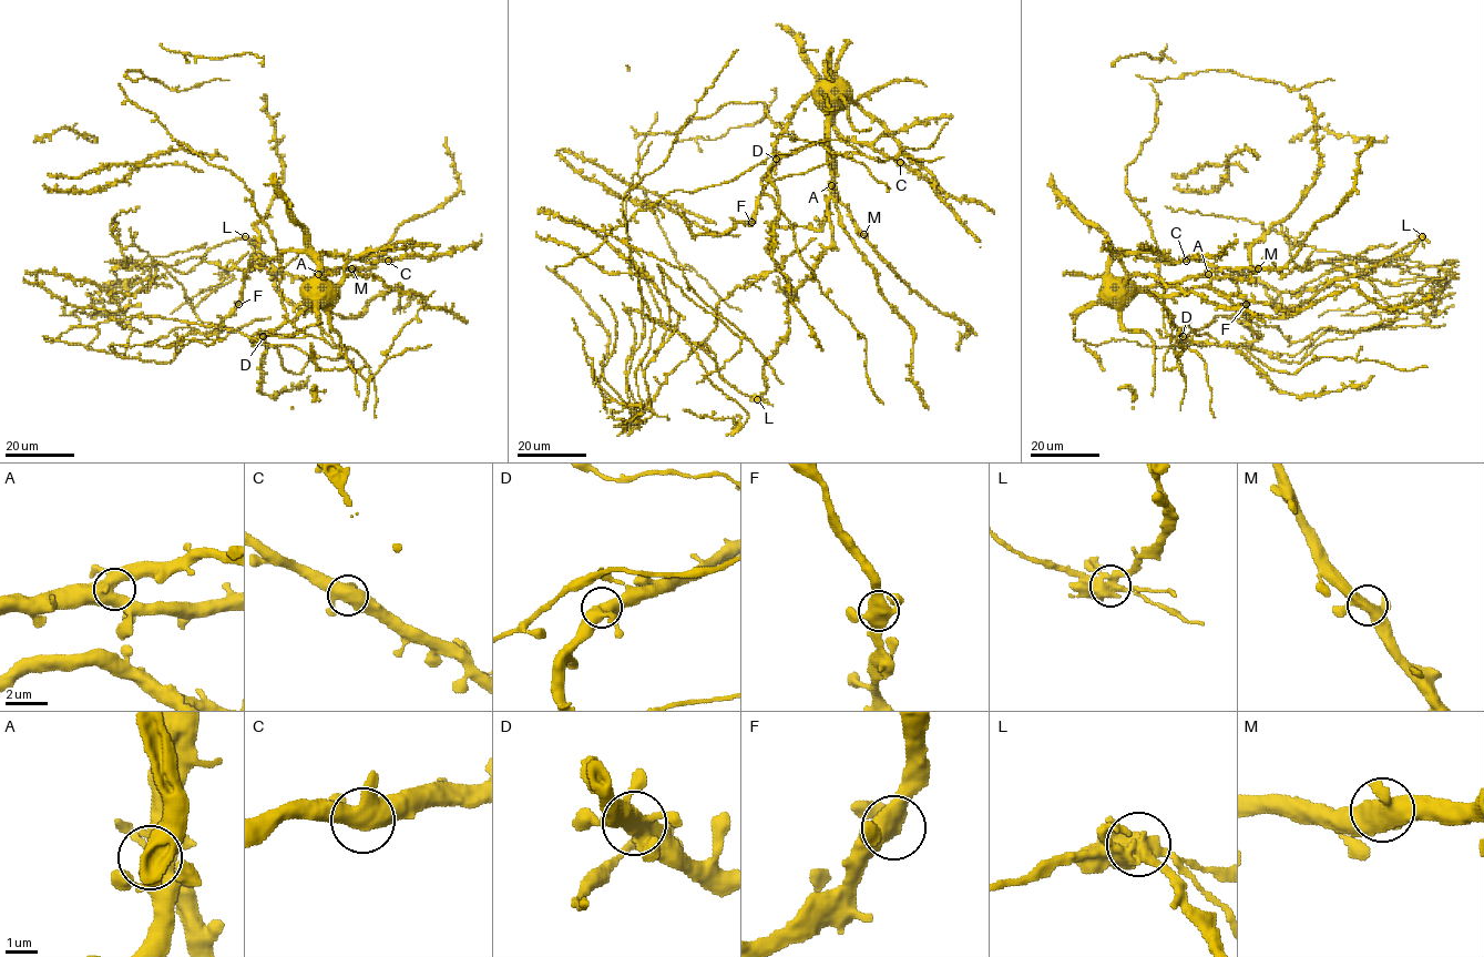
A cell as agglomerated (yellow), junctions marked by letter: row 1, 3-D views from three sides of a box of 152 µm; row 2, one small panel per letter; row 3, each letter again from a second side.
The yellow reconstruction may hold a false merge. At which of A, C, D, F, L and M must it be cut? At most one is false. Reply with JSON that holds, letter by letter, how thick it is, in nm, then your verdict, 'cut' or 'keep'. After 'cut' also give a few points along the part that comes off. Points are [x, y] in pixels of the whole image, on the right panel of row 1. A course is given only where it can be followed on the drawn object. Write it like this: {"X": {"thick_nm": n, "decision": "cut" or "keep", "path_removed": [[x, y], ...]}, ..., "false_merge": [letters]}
{"A": {"thick_nm": 480, "decision": "keep"}, "C": {"thick_nm": 500, "decision": "keep"}, "D": {"thick_nm": 480, "decision": "keep"}, "F": {"thick_nm": 500, "decision": "keep"}, "L": {"thick_nm": 550, "decision": "cut", "path_removed": [[1422, 237], [1370, 273], [1357, 267], [1393, 323], [1299, 363], [1269, 356], [1327, 332], [1429, 319], [1341, 315]]}, "M": {"thick_nm": 480, "decision": "keep"}, "false_merge": ["L"]}

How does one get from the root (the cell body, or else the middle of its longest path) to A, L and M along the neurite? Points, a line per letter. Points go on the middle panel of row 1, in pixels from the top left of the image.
A: (829, 83), (832, 89), (828, 126), (828, 146), (833, 162), (831, 185)
L: (829, 83), (819, 105), (833, 182), (831, 244), (790, 298), (788, 332), (765, 363), (757, 398)
M: (829, 83), (832, 100), (828, 108), (828, 146), (833, 162), (832, 186), (836, 197), (863, 234)

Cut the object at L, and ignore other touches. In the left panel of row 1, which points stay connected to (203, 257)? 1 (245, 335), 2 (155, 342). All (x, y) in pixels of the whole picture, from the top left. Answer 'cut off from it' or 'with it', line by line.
1: cut off from it
2: with it

